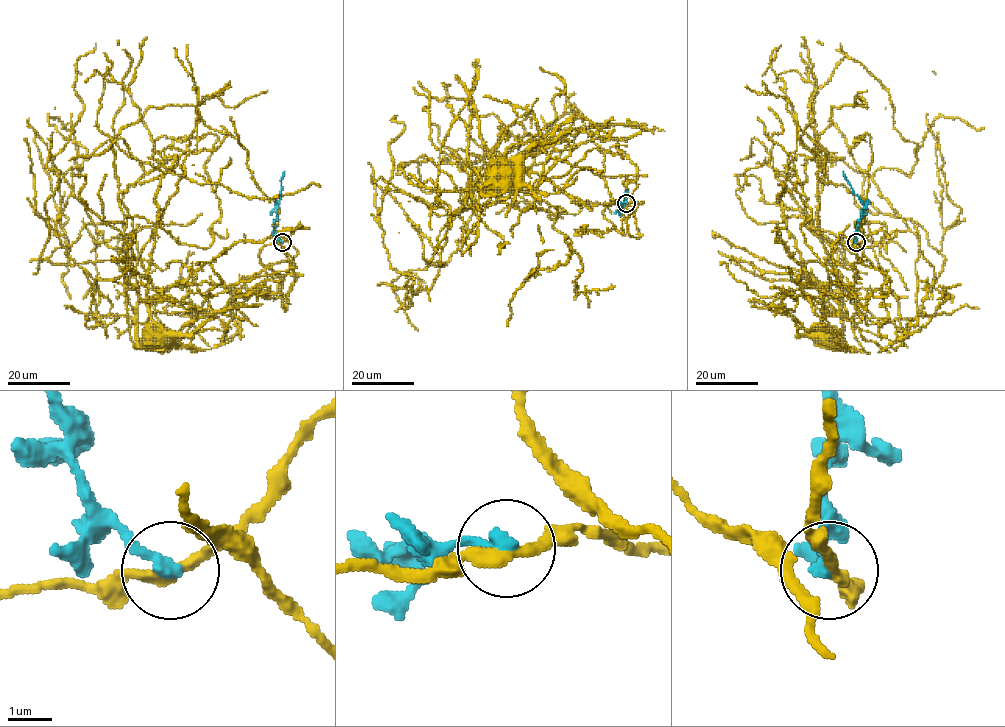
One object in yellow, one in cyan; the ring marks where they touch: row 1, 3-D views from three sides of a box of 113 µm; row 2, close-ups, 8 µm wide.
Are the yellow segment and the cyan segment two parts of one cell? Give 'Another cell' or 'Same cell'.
Another cell

